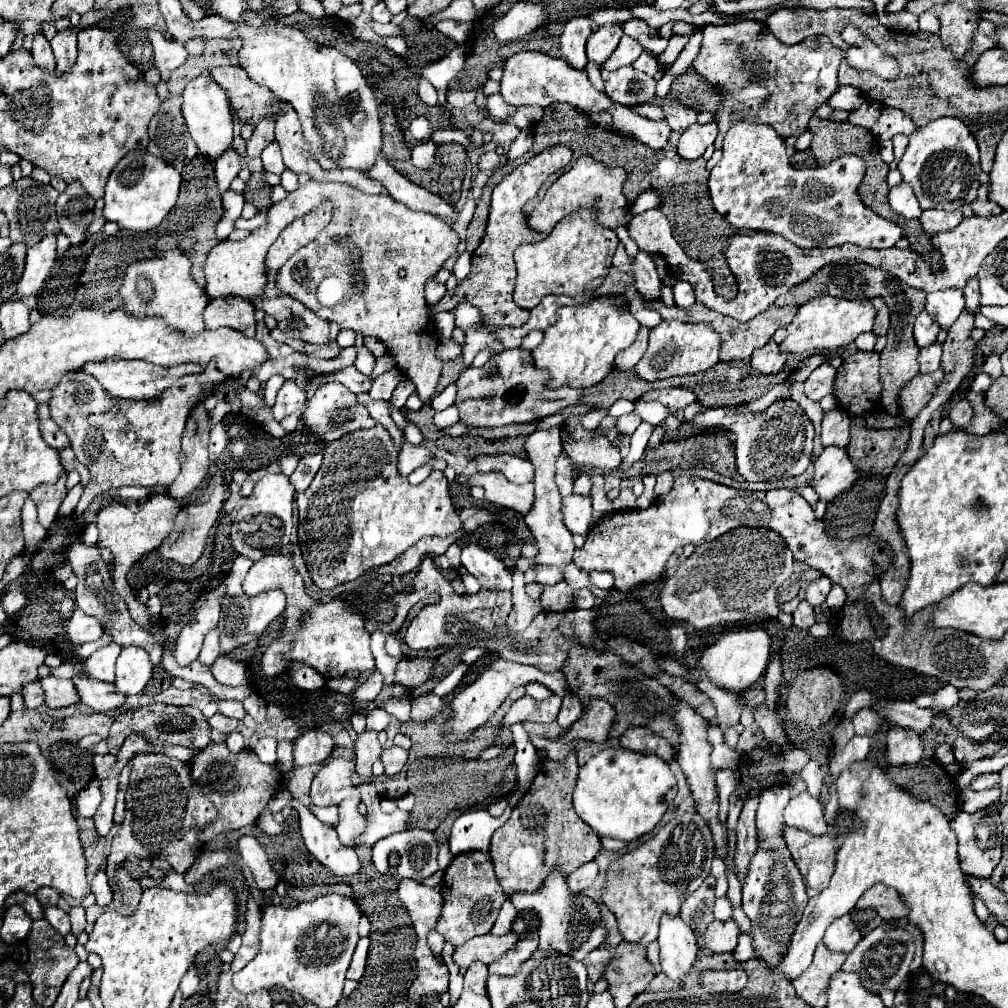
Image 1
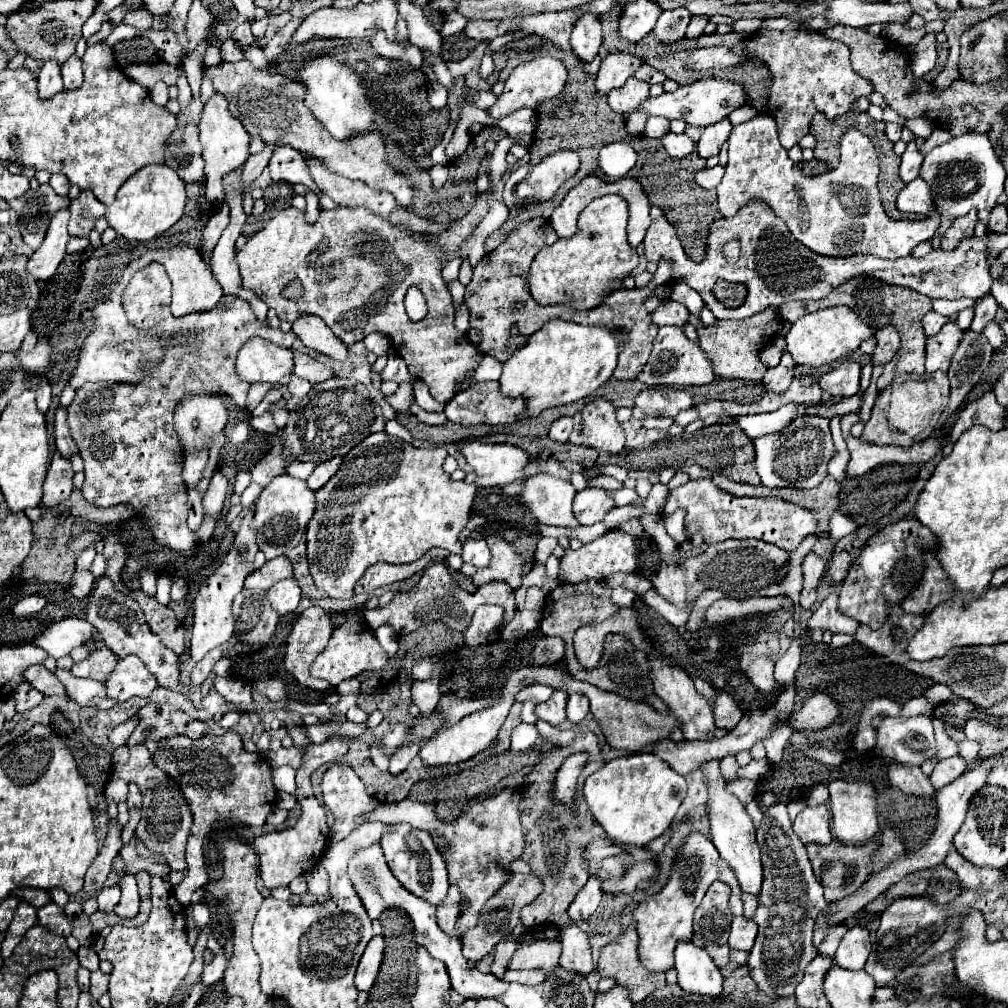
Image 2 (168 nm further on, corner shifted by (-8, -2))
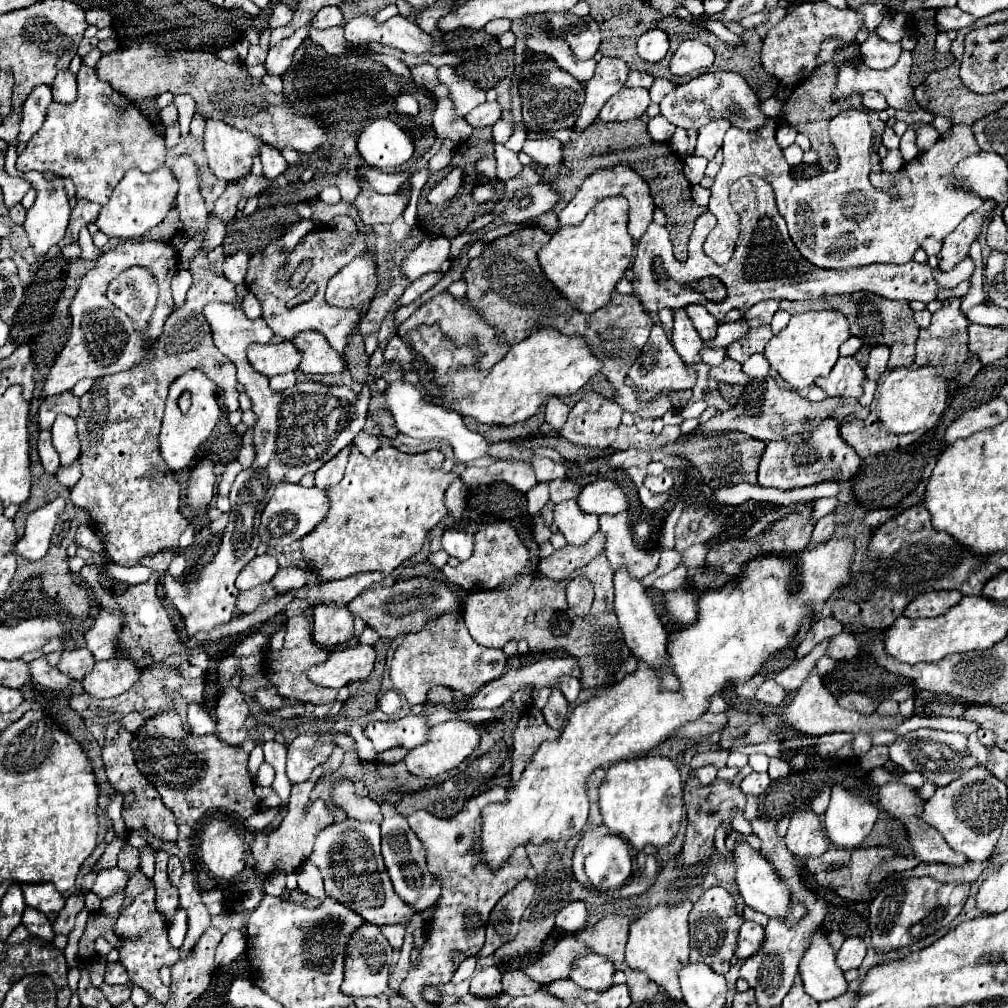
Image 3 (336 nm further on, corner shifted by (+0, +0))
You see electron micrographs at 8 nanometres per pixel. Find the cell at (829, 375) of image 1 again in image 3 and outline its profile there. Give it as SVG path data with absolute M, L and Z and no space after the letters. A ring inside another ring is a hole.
M840 357L826 379L818 379L818 387L828 397L862 397L864 369L854 357Z

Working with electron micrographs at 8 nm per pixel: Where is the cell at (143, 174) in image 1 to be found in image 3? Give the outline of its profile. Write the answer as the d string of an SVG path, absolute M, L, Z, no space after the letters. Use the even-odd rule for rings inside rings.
M160 167L154 173L142 173L138 169L126 171L122 181L116 185L110 201L100 209L100 215L96 219L98 229L108 237L118 237L122 241L142 237L146 231L156 227L170 211L174 203L174 187L178 185L174 183L170 169L166 167Z

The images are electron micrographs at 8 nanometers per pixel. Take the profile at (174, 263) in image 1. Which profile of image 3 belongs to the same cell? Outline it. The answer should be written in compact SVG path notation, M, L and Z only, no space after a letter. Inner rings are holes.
M122 241L116 247L108 249L98 261L96 265L82 277L78 291L72 299L70 305L70 317L72 317L72 331L68 341L64 343L62 351L58 353L54 365L48 371L42 395L50 397L50 395L58 395L60 391L68 391L72 389L80 379L84 377L104 377L104 375L112 375L112 373L120 373L126 371L130 367L134 367L147 360L147 352L144 349L144 335L138 335L138 331L134 329L130 317L124 311L118 311L118 307L114 307L108 297L108 285L126 269L130 267L146 267L156 283L158 283L158 302L156 310L148 323L149 340L157 339L163 332L162 326L165 320L174 311L174 301L172 301L172 293L170 293L170 279L174 277L174 273L178 271L178 255L172 249L170 243L162 243L162 241Z

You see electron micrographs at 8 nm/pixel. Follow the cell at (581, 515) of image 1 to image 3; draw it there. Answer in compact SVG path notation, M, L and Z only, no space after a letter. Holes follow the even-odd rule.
M598 479L594 483L588 483L580 491L578 505L586 513L614 515L614 513L622 513L628 509L628 499L616 481Z

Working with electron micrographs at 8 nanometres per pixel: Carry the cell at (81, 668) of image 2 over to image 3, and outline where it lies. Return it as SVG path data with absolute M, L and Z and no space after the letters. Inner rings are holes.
M74 649L74 651L64 651L62 659L58 663L58 669L68 675L72 681L82 681L86 671L94 667L94 657L86 649Z

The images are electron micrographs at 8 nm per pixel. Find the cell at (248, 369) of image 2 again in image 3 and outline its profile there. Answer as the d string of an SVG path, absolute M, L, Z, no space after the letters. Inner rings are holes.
M282 341L276 345L254 345L248 351L248 359L250 365L266 375L266 377L274 377L280 373L288 373L288 371L296 371L296 367L300 365L302 353L298 353L298 349L294 347L292 341Z

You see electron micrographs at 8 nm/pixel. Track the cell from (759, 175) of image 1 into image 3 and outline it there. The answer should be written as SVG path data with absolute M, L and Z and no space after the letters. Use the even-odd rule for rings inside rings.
M846 109L846 111L838 113L830 121L830 137L832 137L832 143L834 143L838 159L840 159L838 169L834 173L820 173L812 179L792 179L790 165L786 163L782 149L776 143L774 123L768 123L758 133L730 127L730 131L724 137L724 145L722 145L724 163L722 163L722 169L716 175L714 185L710 189L712 197L710 197L708 211L716 215L718 223L716 223L714 231L710 233L710 237L706 237L704 253L718 265L726 265L734 253L732 243L722 243L722 217L732 217L732 205L728 199L728 191L730 191L730 185L736 179L740 179L742 175L760 175L774 187L776 205L780 205L780 215L786 219L790 237L792 237L794 245L798 247L798 251L802 253L802 257L820 269L836 269L836 271L864 267L864 265L872 265L872 263L904 265L914 259L914 253L922 247L922 241L926 237L944 241L944 237L948 233L952 233L966 215L970 215L972 211L976 211L984 205L984 199L980 199L976 193L972 193L964 187L958 187L956 175L954 175L954 169L958 167L958 163L964 157L982 151L974 139L970 125L952 125L952 129L946 131L944 135L940 135L940 139L928 151L922 151L916 159L906 163L896 173L896 193L882 193L876 187L872 187L872 183L868 179L870 135L872 135L872 129L870 129L868 113L864 113L860 109Z

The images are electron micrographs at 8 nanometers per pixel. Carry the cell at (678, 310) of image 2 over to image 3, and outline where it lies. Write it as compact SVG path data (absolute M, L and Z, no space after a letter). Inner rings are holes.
M674 311L674 331L672 331L672 343L678 355L684 363L696 365L702 361L700 351L704 349L704 341L700 339L696 327L692 325L686 311Z

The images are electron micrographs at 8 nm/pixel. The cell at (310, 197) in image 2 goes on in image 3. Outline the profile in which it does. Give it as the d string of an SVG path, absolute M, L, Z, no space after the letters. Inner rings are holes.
M302 219L300 223L296 223L296 225L280 239L280 243L282 243L280 249L284 249L284 253L286 253L286 251L292 251L292 249L298 245L298 241L306 235L306 231L312 231L312 227L314 227L314 223L308 221L308 219Z

